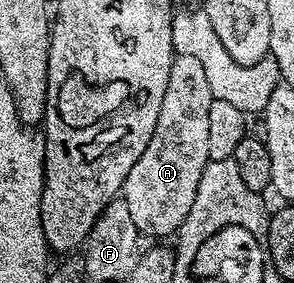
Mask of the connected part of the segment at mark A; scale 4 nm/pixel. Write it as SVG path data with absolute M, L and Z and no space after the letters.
M178 54L171 65L171 77L167 81L167 93L163 93L163 109L159 109L155 133L151 133L143 157L131 165L123 188L127 209L131 209L131 221L135 221L138 232L172 236L180 232L187 213L191 213L199 177L203 177L203 169L211 158L207 117L213 100L207 69L199 57Z

